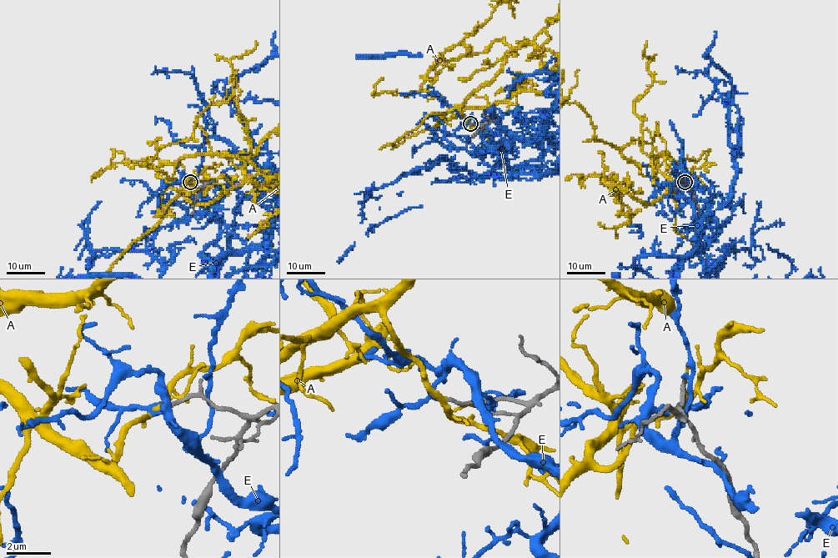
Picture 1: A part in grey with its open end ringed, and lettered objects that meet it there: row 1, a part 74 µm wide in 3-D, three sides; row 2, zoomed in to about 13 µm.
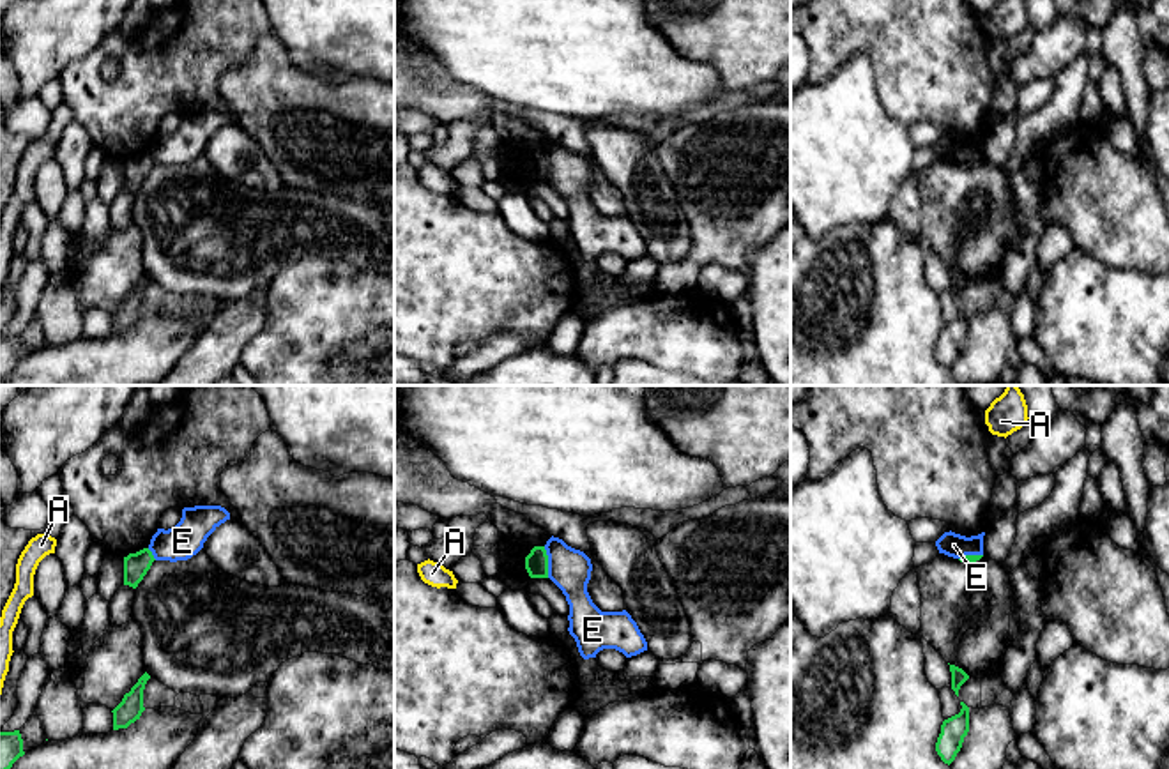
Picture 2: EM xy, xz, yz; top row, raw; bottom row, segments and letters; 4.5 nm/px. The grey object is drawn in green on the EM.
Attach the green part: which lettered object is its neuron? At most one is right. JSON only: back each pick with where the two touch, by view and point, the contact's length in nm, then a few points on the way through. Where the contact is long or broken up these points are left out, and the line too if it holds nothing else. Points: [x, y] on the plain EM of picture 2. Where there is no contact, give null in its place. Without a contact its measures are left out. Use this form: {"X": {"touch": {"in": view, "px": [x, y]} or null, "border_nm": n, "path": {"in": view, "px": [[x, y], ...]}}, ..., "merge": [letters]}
{"A": {"touch": null}, "merge": ["A"]}

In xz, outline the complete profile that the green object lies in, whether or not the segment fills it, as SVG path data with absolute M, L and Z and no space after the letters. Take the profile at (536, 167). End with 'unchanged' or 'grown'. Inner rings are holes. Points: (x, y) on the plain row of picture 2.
M534 150L525 161L525 173L531 182L548 182L548 159L545 150Z | unchanged

